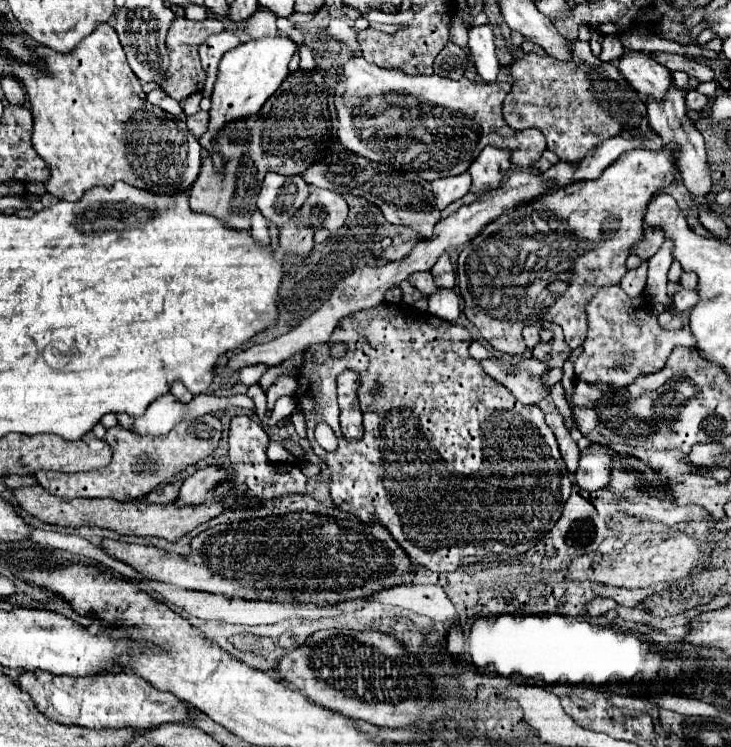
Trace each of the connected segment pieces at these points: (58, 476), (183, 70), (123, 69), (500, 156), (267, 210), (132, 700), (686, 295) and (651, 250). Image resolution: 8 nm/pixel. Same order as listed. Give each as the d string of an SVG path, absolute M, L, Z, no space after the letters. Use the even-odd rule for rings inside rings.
M203 415L193 421L177 423L169 435L141 437L129 429L111 427L107 429L107 443L113 451L113 459L107 467L87 473L59 473L59 471L35 471L33 477L41 487L57 497L111 497L117 501L135 501L155 487L171 481L177 473L209 457L221 439L221 421L215 415Z
M175 19L171 23L171 29L167 33L167 49L169 49L169 59L171 59L171 67L169 73L165 77L165 85L161 85L161 89L173 97L175 101L183 101L193 93L199 93L205 85L205 69L201 67L199 61L199 45L213 33L221 33L223 31L223 21L219 19L205 19L205 21L189 21L189 19Z
M109 23L99 25L71 53L57 53L53 49L41 47L25 33L21 33L21 39L31 47L31 51L35 51L45 69L51 71L51 75L45 75L39 67L17 63L5 53L13 75L25 87L27 101L35 117L33 147L51 169L51 175L45 181L47 193L63 201L79 201L85 191L93 187L111 187L117 181L149 189L153 193L177 193L191 189L193 179L197 179L197 173L201 171L201 145L181 119L145 101L141 83L129 67L117 33Z
M485 147L481 155L469 167L469 175L473 181L471 193L483 193L483 191L497 189L497 185L501 185L503 177L507 175L511 167L509 157L511 157L509 149Z
M267 173L257 197L257 209L263 217L277 227L291 221L297 209L309 197L309 185L301 175L285 177L279 173Z
M23 671L17 683L21 691L33 697L33 703L45 717L63 725L89 729L133 727L145 731L163 723L189 721L187 709L173 693L159 691L151 687L149 681L133 673L105 673L105 677L57 677L41 671Z
M683 289L683 291L675 293L673 303L675 303L675 311L689 311L689 309L691 309L691 305L693 305L693 303L697 303L697 291Z
M649 227L645 229L645 237L641 239L641 245L633 245L633 249L631 249L631 253L635 253L637 257L641 257L643 261L645 259L649 259L649 257L653 257L655 253L657 253L657 249L661 247L661 243L663 243L663 235L659 233L659 231L651 231Z

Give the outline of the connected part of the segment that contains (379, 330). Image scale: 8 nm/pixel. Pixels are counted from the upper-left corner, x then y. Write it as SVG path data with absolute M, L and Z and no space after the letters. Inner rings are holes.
M381 303L373 309L363 309L359 315L353 313L353 317L347 317L341 325L337 325L337 329L333 331L333 341L345 341L349 351L343 359L333 359L329 355L329 343L321 343L321 345L311 345L305 353L303 353L303 363L297 371L297 391L295 391L295 403L297 409L303 411L305 421L307 421L307 435L311 441L311 447L315 451L315 455L319 455L319 459L323 463L329 465L331 469L331 497L337 509L347 511L351 515L355 515L357 519L361 519L367 525L373 523L381 523L385 525L385 529L389 529L389 533L393 535L393 539L401 545L401 549L405 549L405 553L409 553L409 559L415 565L427 567L429 571L455 571L459 565L465 563L477 563L483 559L497 559L497 557L517 557L523 555L525 551L529 551L539 539L543 539L545 533L549 533L549 529L553 529L553 525L559 521L561 517L561 509L565 505L565 501L569 499L571 493L571 479L569 479L569 471L565 469L565 463L561 461L561 453L555 441L555 435L551 433L551 429L545 423L545 415L537 405L523 405L519 403L509 389L505 389L505 385L497 383L493 377L489 377L483 369L481 363L475 361L469 355L469 345L473 341L473 335L461 327L461 325L453 325L449 321L443 321L431 313L419 311L413 305L407 303ZM345 369L353 369L361 375L361 387L359 387L359 403L361 403L361 413L363 413L363 439L361 441L347 441L341 435L339 429L339 407L337 407L337 393L335 393L335 379L339 373L343 373ZM317 423L327 423L337 439L339 439L339 449L335 453L327 453L319 447L319 443L315 443L313 431ZM439 431L449 431L445 437L439 437Z

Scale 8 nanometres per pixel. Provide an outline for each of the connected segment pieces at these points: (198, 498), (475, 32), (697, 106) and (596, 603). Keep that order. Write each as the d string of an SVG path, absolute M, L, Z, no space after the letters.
M205 467L205 469L195 471L193 475L185 479L181 493L179 493L179 503L195 505L195 503L207 501L213 489L221 481L225 481L225 477L227 477L227 469L223 467Z
M477 25L469 29L469 49L481 79L487 83L495 81L501 71L501 65L497 59L493 29L489 25Z
M691 89L691 91L687 93L687 99L685 99L687 107L693 109L693 111L705 111L707 105L709 105L709 101L711 101L711 97L705 97L705 95L701 95L701 93L695 91L695 89Z
M596 597L587 604L587 611L590 618L597 618L615 609L616 606L617 603L611 598Z

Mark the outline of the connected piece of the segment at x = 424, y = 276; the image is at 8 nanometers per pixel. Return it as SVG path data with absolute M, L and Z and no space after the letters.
M423 271L423 273L413 273L413 275L409 277L409 283L411 283L415 289L419 289L421 293L425 293L425 297L431 297L431 295L437 291L437 287L433 285L433 277L431 277L431 273L427 273L427 271Z

